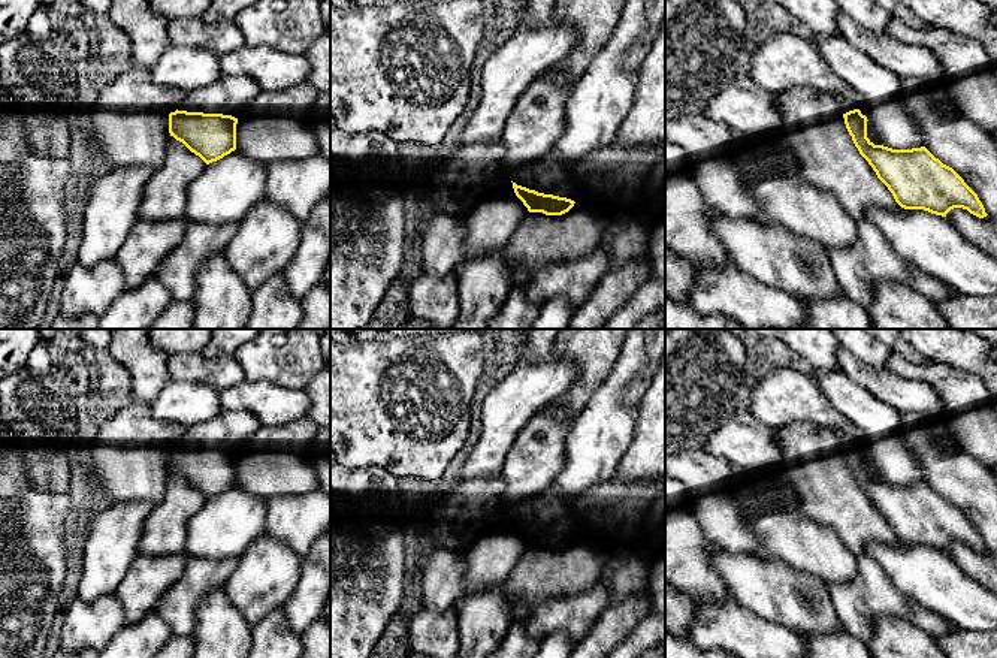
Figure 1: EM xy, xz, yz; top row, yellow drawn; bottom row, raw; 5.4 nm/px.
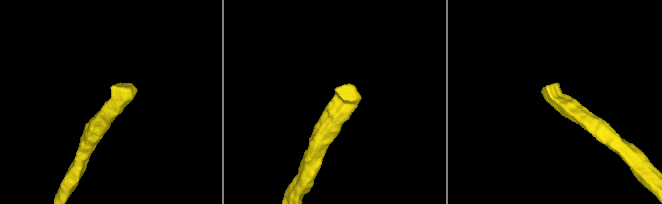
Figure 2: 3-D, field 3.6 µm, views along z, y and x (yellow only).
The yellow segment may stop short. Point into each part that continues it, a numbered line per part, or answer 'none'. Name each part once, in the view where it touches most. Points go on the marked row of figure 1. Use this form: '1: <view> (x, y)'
1: xz (553, 174)

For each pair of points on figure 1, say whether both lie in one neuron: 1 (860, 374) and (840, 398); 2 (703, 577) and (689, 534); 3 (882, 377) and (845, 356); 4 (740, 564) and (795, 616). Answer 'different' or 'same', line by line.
1: different
2: same
3: same
4: same

